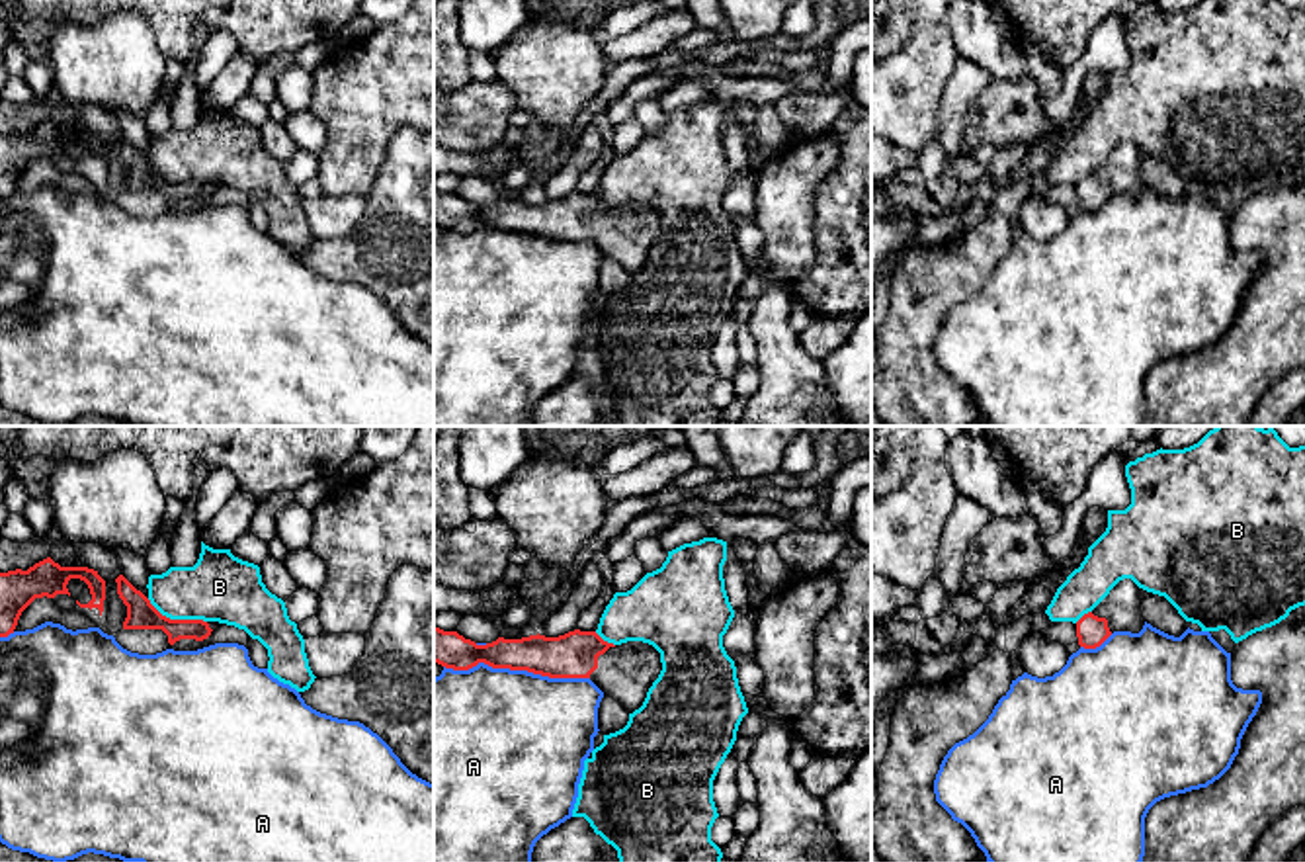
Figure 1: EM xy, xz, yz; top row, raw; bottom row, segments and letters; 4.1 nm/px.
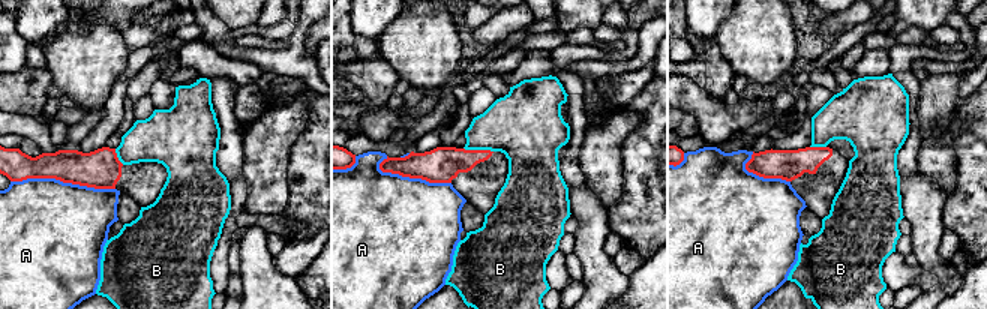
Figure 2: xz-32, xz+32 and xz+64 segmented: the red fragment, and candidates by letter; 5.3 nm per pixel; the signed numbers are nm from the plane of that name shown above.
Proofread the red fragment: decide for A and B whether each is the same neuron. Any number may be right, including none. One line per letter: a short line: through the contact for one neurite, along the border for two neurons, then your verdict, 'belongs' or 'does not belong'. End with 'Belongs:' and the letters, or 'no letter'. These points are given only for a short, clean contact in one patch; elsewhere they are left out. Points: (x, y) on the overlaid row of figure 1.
A: does not belong
B: line xy (147, 599), (170, 618), (202, 618), (206, 622); does not belong
Belongs: no letter

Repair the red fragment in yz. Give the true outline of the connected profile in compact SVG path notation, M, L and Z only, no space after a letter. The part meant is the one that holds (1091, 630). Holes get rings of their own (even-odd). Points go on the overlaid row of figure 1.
M1123 579L1092 612L1076 622L1076 637L1080 647L1096 649L1114 631L1139 633L1143 625L1141 588L1131 579Z

